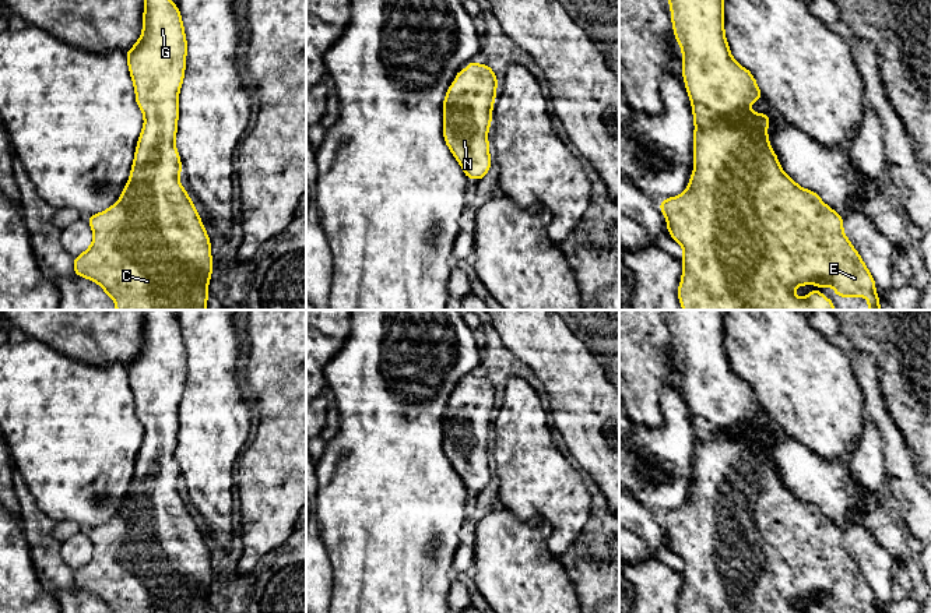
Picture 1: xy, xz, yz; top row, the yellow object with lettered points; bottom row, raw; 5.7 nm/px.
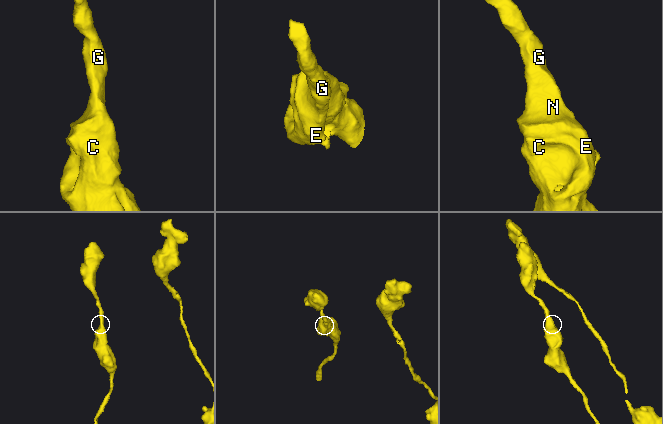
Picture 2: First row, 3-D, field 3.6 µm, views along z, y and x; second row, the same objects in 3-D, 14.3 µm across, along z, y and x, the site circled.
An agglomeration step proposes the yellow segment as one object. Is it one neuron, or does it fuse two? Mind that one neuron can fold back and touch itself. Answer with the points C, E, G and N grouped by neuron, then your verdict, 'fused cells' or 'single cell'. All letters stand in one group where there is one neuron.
C E G N | single cell

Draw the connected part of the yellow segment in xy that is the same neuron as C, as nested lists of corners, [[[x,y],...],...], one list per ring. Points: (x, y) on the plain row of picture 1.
[[[144,310],[143,346],[126,366],[136,415],[144,427],[130,493],[117,515],[87,531],[94,554],[81,568],[74,570],[75,588],[96,595],[113,613],[207,613],[208,609],[212,586],[211,557],[196,519],[179,494],[182,478],[175,459],[178,409],[185,390],[186,366],[187,355],[178,318],[169,310]]]

